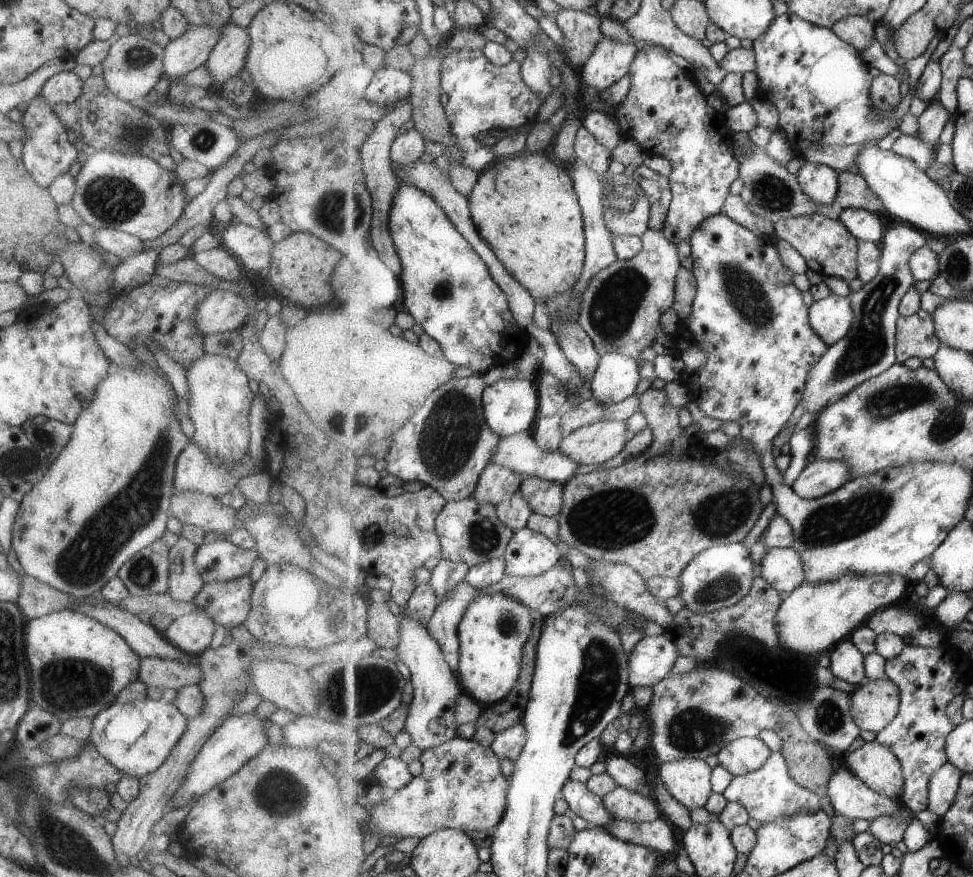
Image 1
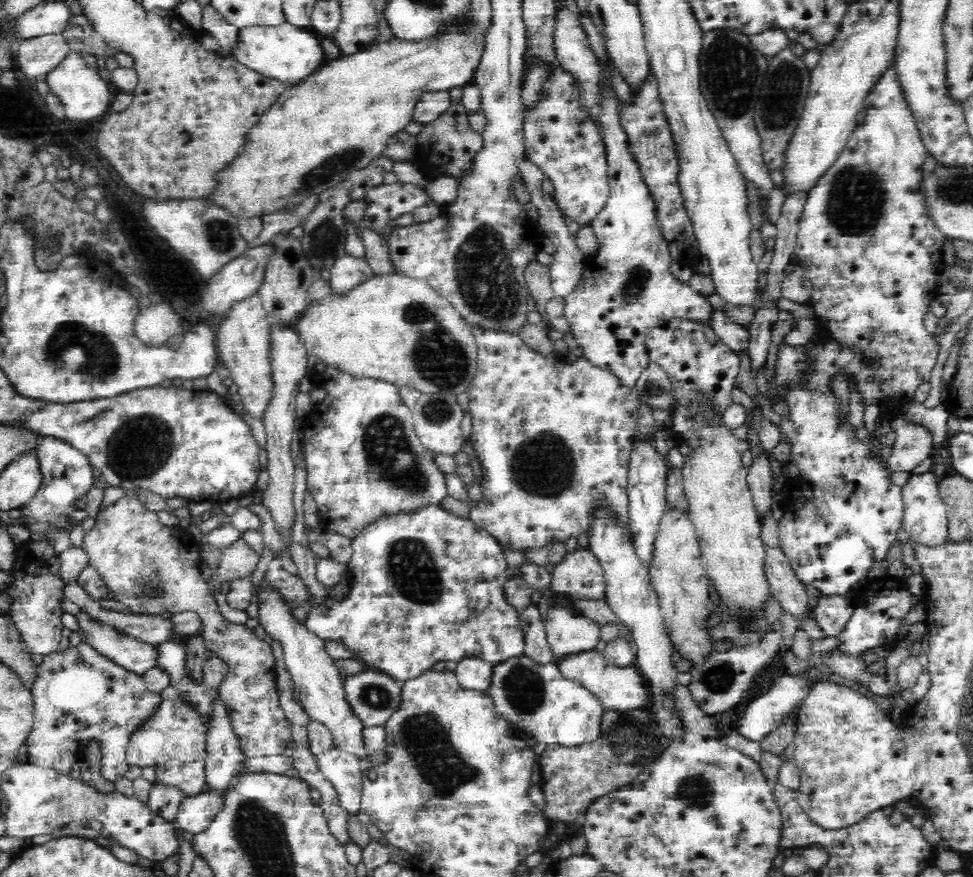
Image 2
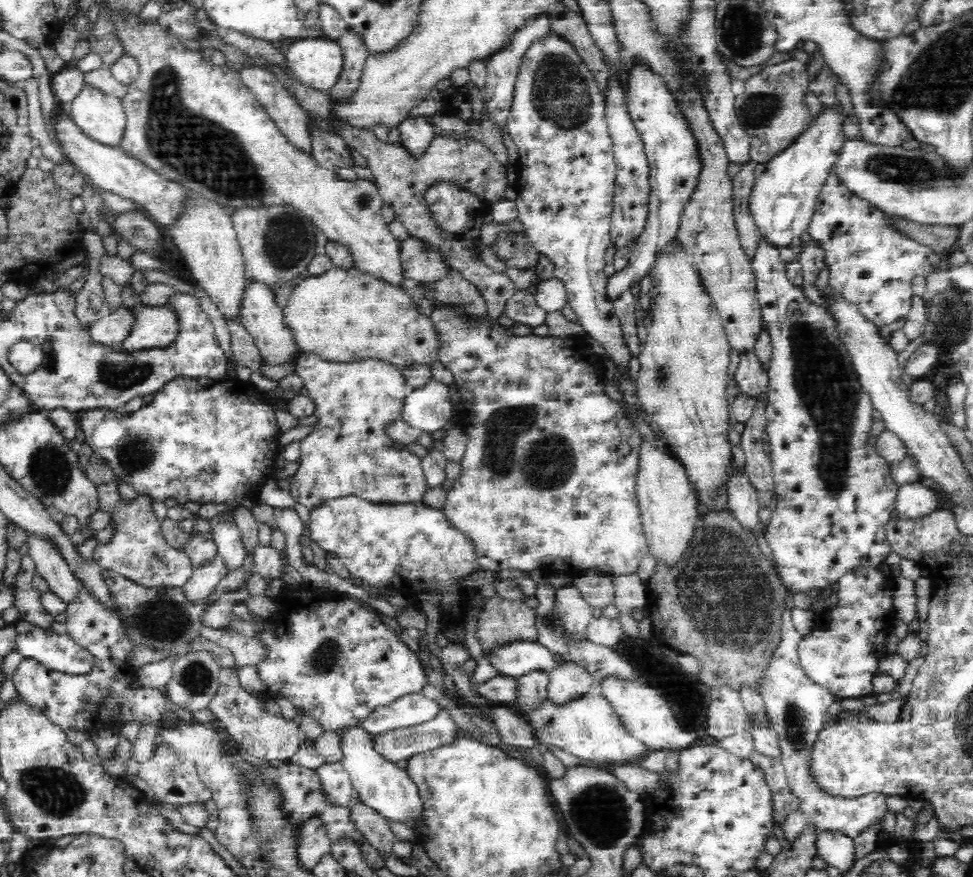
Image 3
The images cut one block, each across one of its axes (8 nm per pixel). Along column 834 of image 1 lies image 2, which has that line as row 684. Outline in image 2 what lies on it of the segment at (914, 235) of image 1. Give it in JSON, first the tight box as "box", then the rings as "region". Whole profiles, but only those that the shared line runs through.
{"box":[344,668,402,727],"region":[[[369,668],[367,672],[344,680],[344,690],[350,707],[354,709],[365,727],[383,726],[386,720],[398,711],[402,702],[402,684],[380,671]]]}

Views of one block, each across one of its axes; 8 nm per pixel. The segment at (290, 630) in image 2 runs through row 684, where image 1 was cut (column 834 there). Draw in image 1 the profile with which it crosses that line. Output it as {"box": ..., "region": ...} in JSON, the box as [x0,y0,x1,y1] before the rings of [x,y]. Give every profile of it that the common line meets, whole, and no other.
{"box":[810,293,854,346],"region":[[[831,293],[824,299],[816,300],[810,306],[810,321],[813,330],[816,330],[829,346],[849,334],[854,318],[850,296],[844,297]]]}

